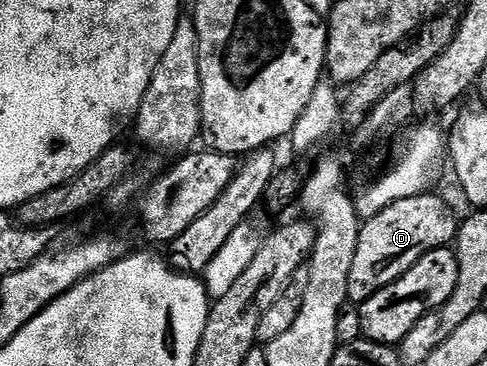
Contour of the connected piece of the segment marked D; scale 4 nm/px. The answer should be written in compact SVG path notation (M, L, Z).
M431 195L398 200L373 218L362 221L353 266L349 266L347 299L350 303L364 304L377 290L401 278L401 274L408 272L425 253L448 247L454 241L457 216L455 220L454 210L441 197Z

